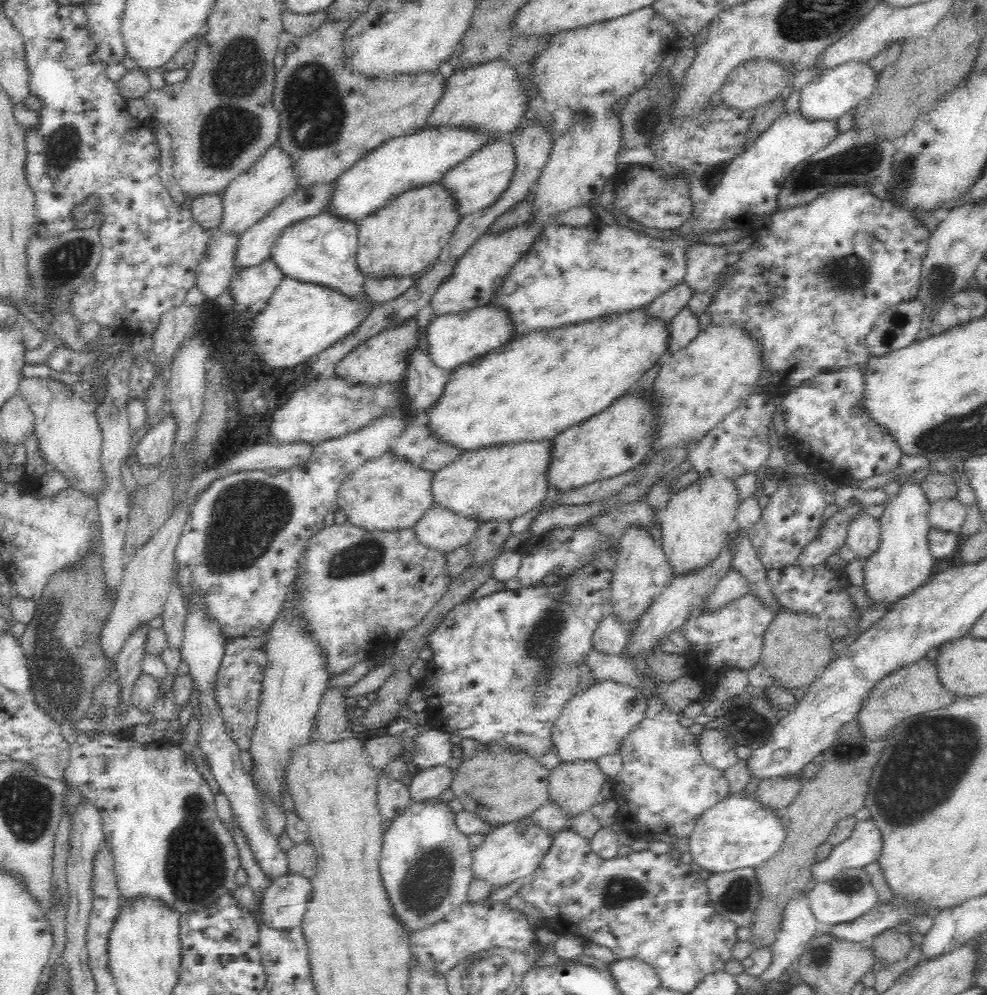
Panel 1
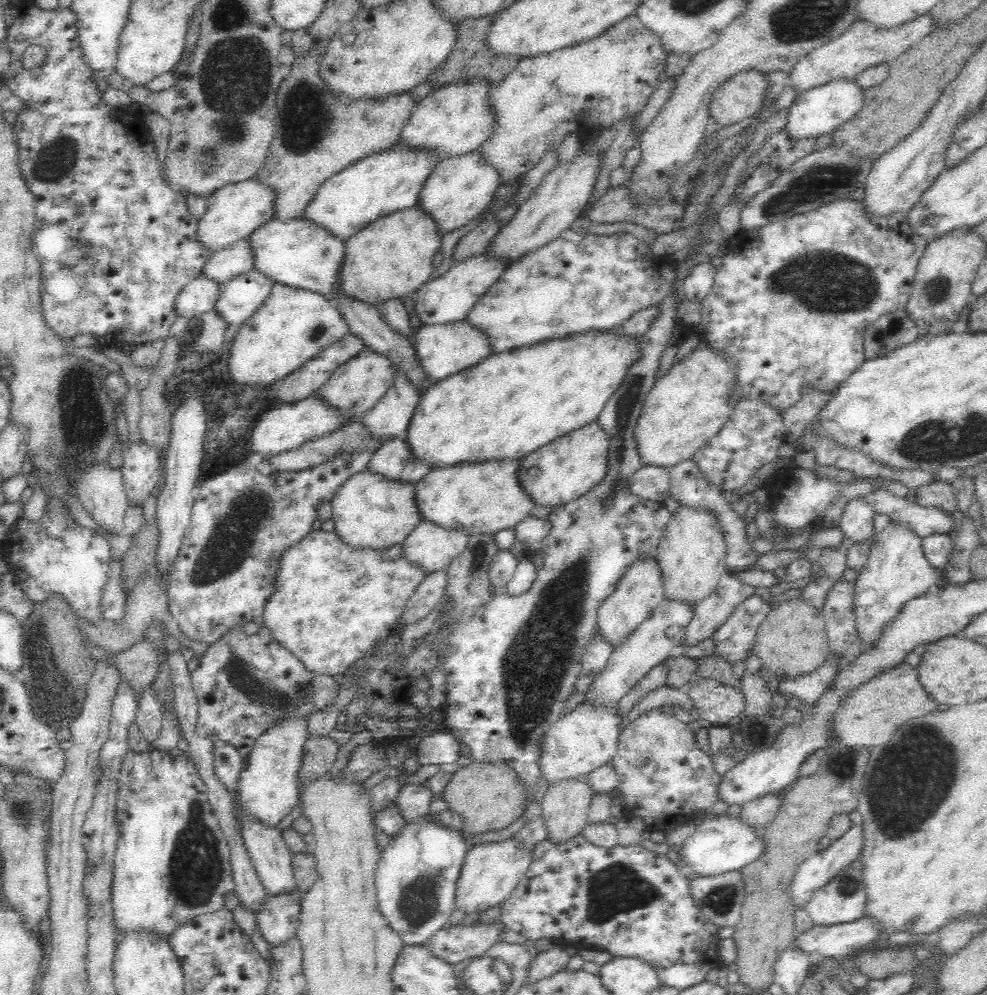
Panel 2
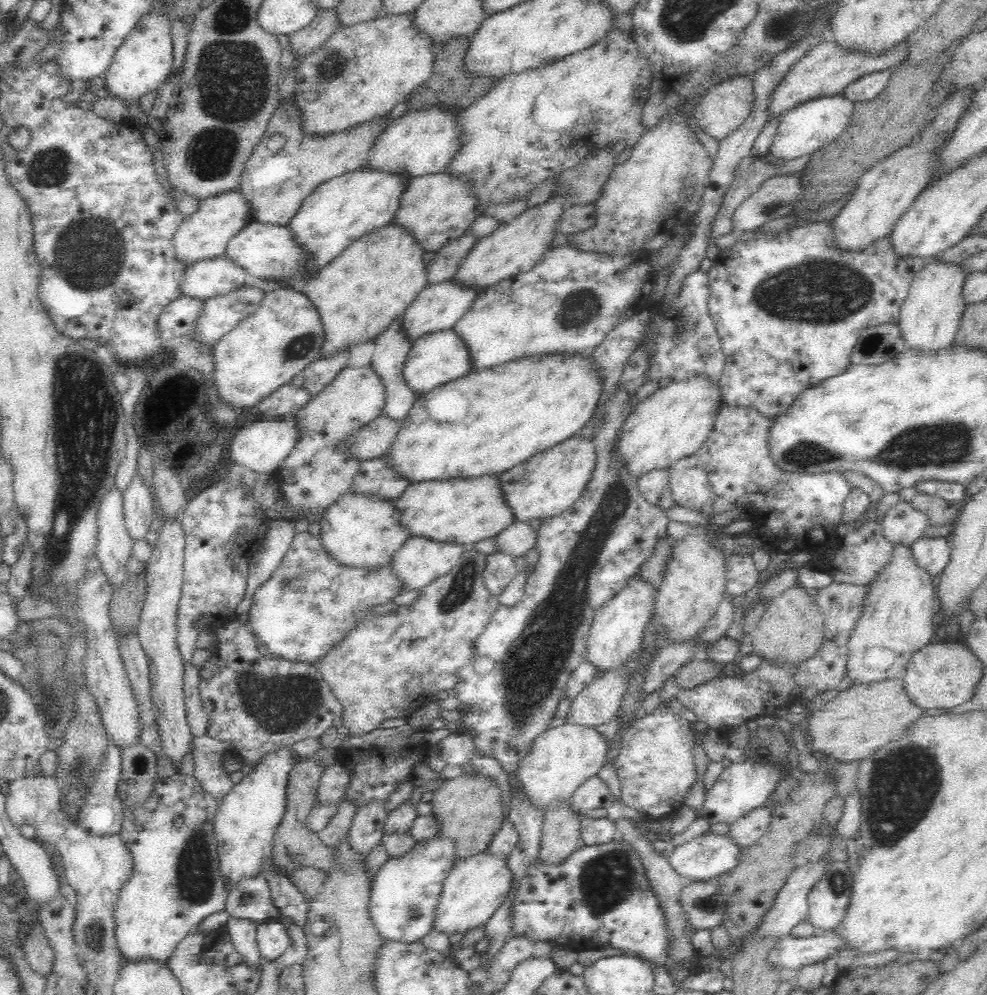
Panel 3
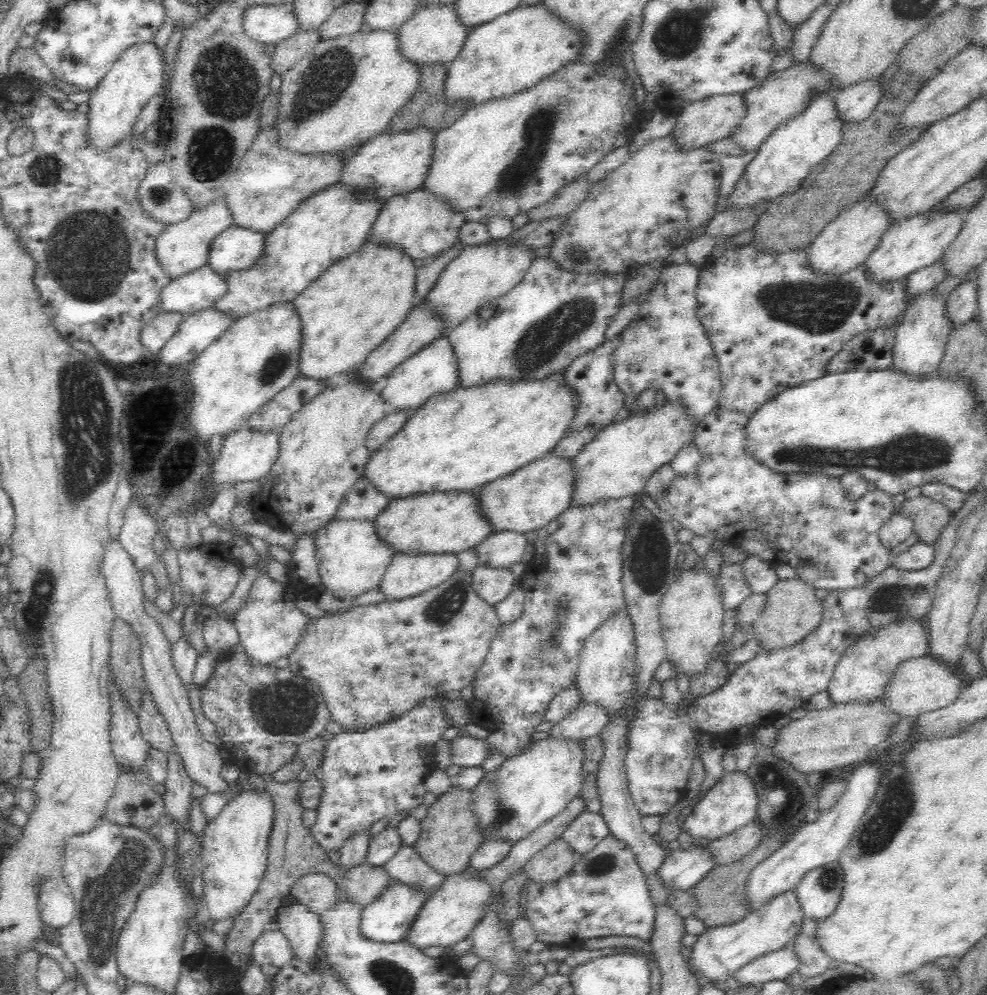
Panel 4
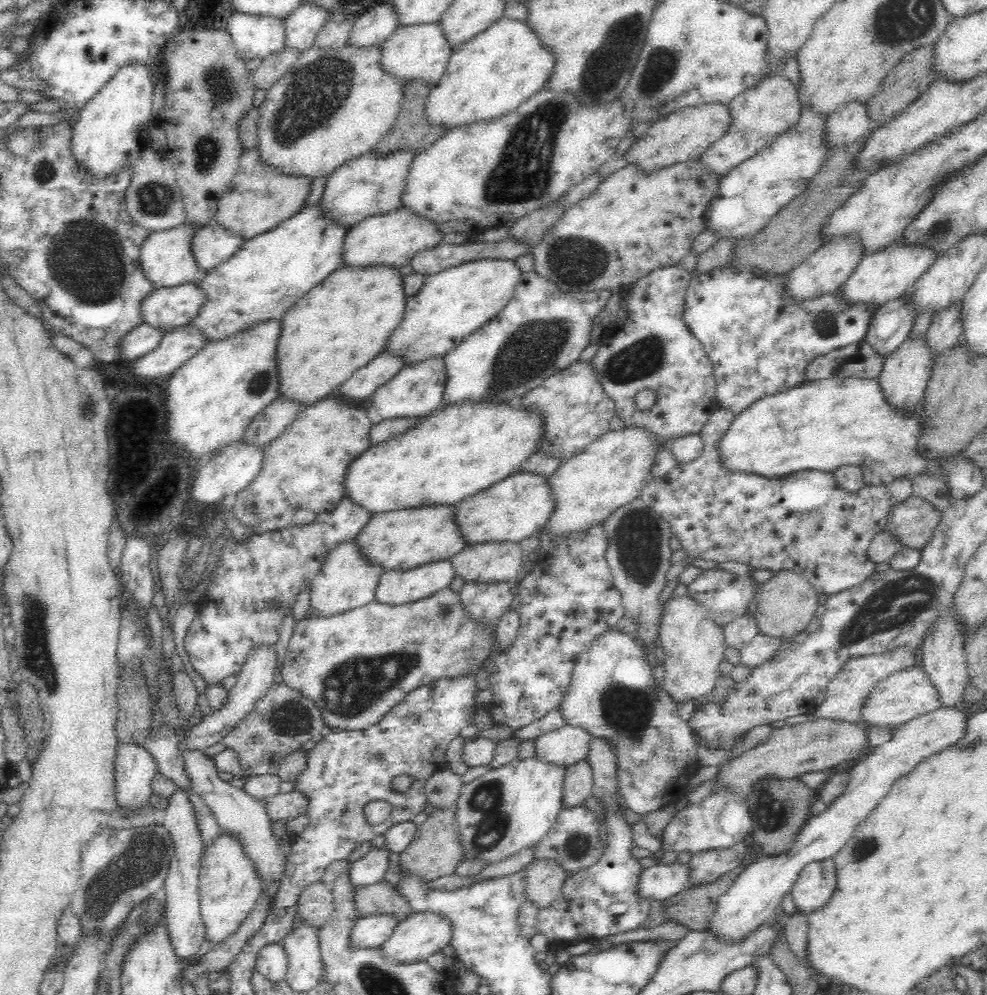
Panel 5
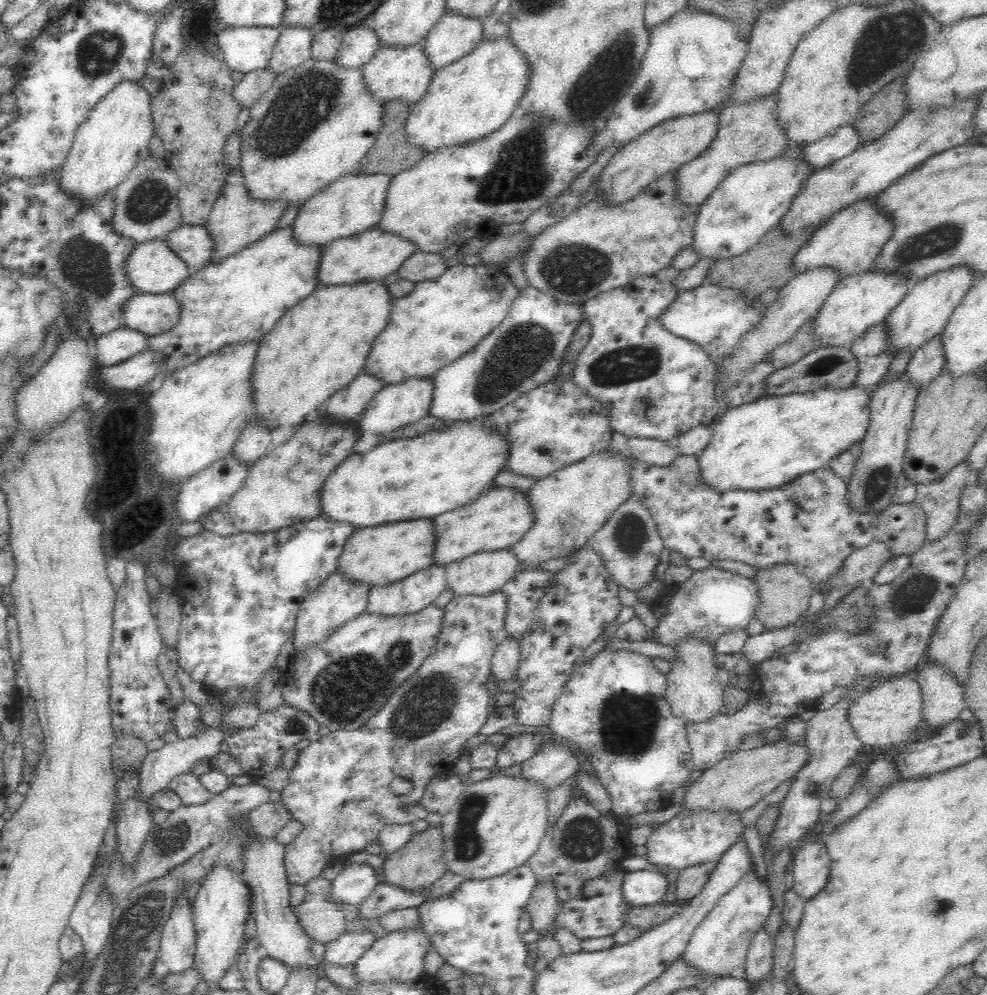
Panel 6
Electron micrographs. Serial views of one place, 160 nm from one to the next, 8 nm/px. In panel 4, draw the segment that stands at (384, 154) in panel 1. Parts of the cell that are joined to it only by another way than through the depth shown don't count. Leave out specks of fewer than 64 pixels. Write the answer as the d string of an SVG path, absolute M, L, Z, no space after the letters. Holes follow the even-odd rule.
M334 183L305 198L282 224L269 232L267 254L254 268L228 271L228 293L214 305L238 318L276 301L294 301L321 272L334 262L350 256L364 245L386 200L374 187L360 189L348 183Z

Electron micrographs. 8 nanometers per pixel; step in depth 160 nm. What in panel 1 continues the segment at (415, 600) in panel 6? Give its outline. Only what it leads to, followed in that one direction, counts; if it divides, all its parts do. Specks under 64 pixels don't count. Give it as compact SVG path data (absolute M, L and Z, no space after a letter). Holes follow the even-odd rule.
M433 504L413 527L422 543L450 552L468 543L480 523L476 517L458 515L447 506Z

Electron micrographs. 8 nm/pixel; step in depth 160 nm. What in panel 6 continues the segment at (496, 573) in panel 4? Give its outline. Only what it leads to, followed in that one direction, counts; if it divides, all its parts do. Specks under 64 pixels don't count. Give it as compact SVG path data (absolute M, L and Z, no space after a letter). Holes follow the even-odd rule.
M502 589L492 591L491 593L468 593L467 595L455 595L454 598L449 601L446 606L446 614L444 614L444 632L440 634L440 640L438 640L438 650L428 656L428 660L422 664L420 670L408 678L406 683L396 688L393 698L387 702L363 728L350 731L322 731L322 737L317 742L312 742L307 748L304 748L302 752L299 752L298 763L292 768L289 775L289 784L281 790L281 801L284 805L288 806L292 818L302 821L303 827L294 838L294 842L285 845L285 869L290 886L306 886L310 880L316 880L320 878L322 873L329 867L338 866L339 861L346 858L346 856L364 851L364 848L368 846L370 841L376 841L379 838L382 827L385 824L406 824L411 823L416 819L424 819L427 815L426 807L420 804L420 799L425 793L426 785L437 774L434 774L432 766L440 766L440 764L454 763L465 751L465 743L476 734L478 730L486 724L490 714L488 712L488 706L492 701L487 689L488 679L491 673L491 660L495 653L496 647L499 642L502 642L507 634L504 630L504 622L506 612L508 612L508 599L506 593ZM397 777L406 779L412 783L412 790L408 794L398 795L390 788L391 782Z

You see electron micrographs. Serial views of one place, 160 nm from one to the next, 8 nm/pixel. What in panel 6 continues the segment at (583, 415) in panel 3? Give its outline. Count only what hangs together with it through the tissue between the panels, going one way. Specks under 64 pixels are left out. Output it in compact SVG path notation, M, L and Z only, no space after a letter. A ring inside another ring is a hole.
M482 418L449 421L410 439L378 443L368 452L351 454L328 476L322 490L322 514L338 521L350 521L356 528L414 517L438 516L441 512L476 500L478 495L492 487L496 476L504 471L510 460L510 448L510 437L504 435L498 425L488 425Z

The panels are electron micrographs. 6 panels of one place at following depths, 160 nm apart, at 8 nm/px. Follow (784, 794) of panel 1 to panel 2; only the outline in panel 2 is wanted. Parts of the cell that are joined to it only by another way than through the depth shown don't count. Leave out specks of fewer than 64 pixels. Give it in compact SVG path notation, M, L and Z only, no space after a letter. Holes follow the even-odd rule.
M782 792L766 793L742 805L740 817L754 827L764 827L774 820L783 800Z

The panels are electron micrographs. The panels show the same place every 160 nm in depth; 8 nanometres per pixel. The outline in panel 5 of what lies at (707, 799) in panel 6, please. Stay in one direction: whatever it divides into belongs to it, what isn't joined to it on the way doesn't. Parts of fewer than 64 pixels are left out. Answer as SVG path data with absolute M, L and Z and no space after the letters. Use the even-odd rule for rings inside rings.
M810 718L800 724L774 728L768 740L757 748L752 748L722 764L718 774L718 786L736 789L747 796L750 785L762 776L794 778L812 772L822 772L836 768L842 762L859 761L871 751L868 747L868 728L872 726L864 719L849 722L848 719Z

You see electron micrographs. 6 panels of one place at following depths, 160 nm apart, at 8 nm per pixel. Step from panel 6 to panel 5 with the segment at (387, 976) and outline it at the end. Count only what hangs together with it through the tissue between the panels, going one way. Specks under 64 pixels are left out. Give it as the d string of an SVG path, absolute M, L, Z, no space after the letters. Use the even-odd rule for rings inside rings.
M412 911L380 947L394 960L424 960L453 941L452 926L452 919L438 911Z

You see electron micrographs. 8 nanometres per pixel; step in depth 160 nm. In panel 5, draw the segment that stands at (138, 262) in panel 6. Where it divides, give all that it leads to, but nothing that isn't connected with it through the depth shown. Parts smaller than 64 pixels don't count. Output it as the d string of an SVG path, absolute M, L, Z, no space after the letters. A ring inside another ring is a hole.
M180 224L168 230L151 232L141 251L141 265L146 277L152 280L156 288L168 288L193 282L200 277L198 262L193 250L195 235L205 228L205 224Z

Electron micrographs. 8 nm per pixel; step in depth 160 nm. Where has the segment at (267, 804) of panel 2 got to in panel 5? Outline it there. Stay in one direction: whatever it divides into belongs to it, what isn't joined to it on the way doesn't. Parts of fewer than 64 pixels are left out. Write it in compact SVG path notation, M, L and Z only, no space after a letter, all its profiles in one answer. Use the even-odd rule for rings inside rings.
M222 832L203 849L199 870L200 912L206 925L206 938L215 944L234 932L248 916L262 892L262 877L243 840L232 832Z

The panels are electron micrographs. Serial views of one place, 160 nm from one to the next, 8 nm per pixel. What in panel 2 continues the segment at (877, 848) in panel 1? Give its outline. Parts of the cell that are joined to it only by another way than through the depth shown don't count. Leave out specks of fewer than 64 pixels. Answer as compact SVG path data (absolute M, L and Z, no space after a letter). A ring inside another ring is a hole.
M852 825L848 832L844 834L839 840L833 842L833 844L826 848L824 851L819 851L814 854L812 858L804 860L796 870L794 879L792 880L792 886L790 886L790 893L794 897L794 903L796 908L802 908L812 898L812 895L825 884L828 884L835 876L844 870L846 866L860 860L862 858L862 852L864 852L865 845L867 844L867 838L865 838L864 827L860 825Z

